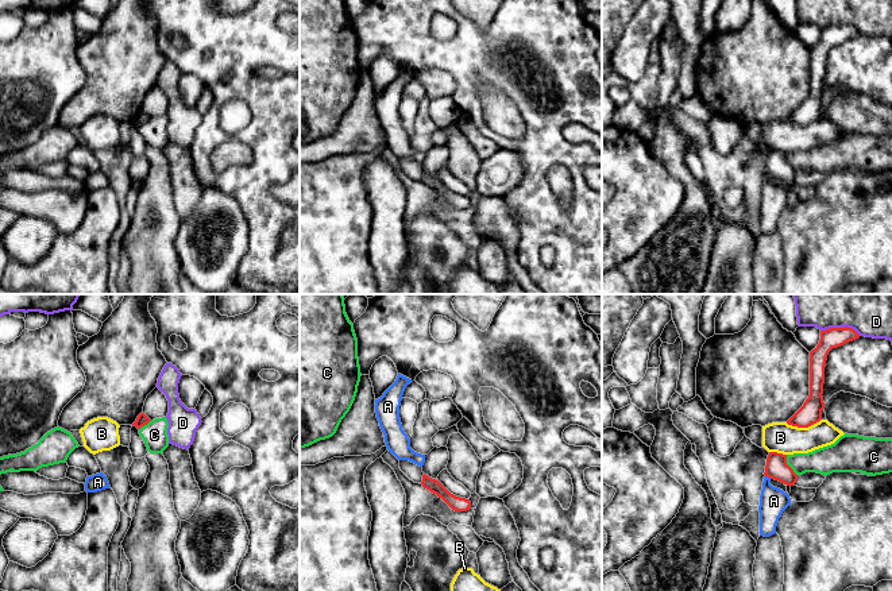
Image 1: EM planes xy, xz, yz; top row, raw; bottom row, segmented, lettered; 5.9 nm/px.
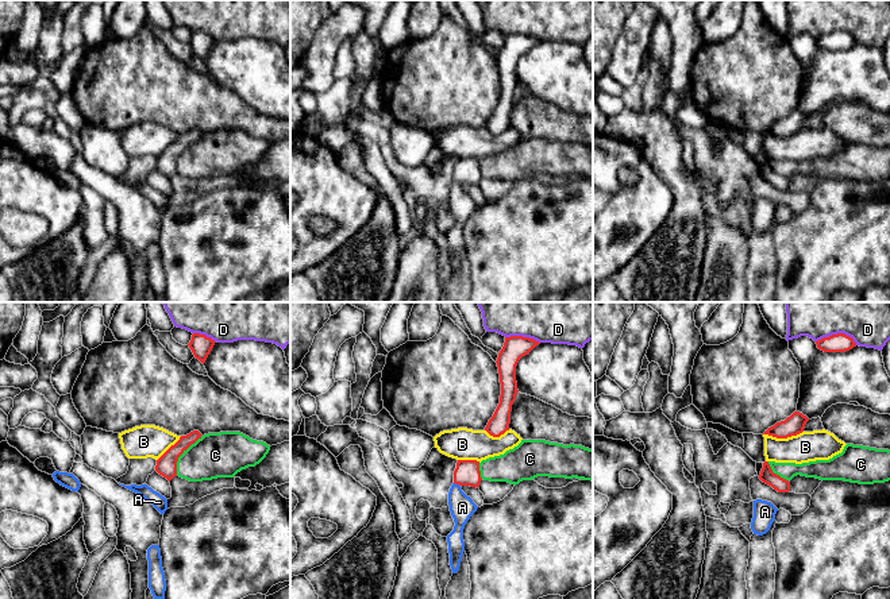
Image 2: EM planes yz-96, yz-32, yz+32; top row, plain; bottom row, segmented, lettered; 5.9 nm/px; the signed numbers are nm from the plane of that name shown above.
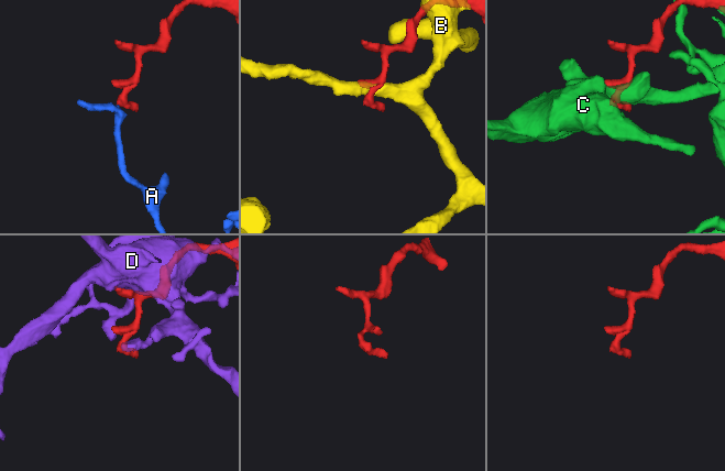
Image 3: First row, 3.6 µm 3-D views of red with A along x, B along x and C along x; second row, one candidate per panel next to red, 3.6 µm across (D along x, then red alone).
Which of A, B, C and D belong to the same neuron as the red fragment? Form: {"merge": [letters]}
{"merge": ["A"]}

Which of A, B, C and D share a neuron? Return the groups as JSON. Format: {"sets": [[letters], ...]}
{"sets": [["A"], ["B"], ["C"], ["D"]]}

